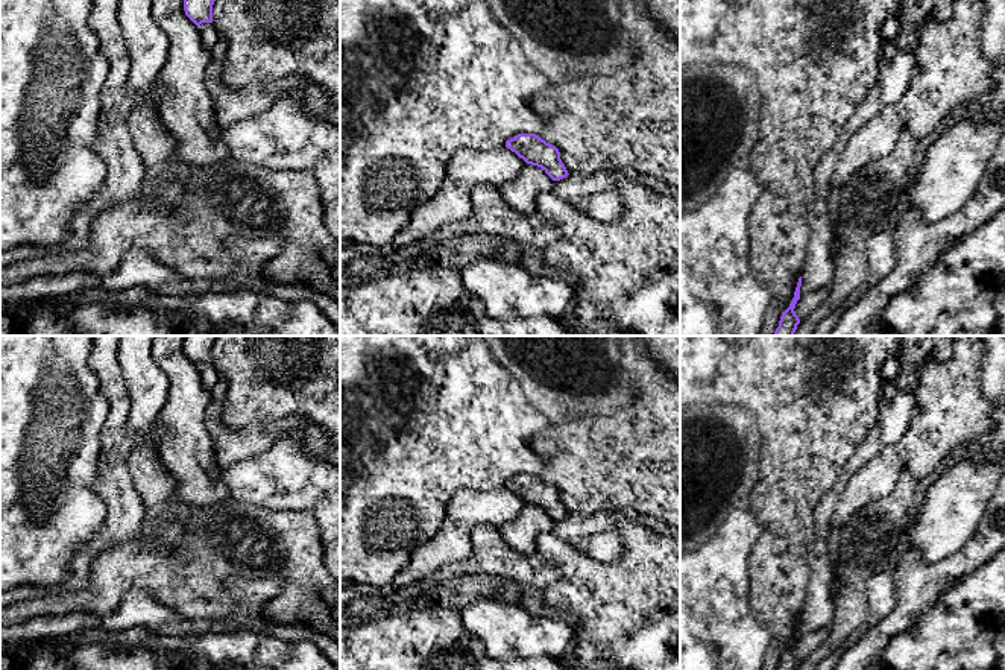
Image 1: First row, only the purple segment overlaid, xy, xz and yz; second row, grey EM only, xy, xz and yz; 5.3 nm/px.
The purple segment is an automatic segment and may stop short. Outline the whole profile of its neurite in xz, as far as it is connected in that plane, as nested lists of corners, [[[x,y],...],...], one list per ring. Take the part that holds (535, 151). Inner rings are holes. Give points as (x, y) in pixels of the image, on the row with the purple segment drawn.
[[[518,134],[506,141],[506,147],[527,164],[540,167],[553,181],[560,181],[569,175],[560,160],[559,149],[536,134]]]

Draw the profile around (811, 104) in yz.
[[[680,0],[680,53],[706,40],[700,59],[747,67],[762,99],[759,141],[748,169],[764,184],[748,219],[748,266],[755,280],[771,293],[771,304],[759,336],[773,336],[789,307],[805,269],[809,225],[806,214],[815,199],[814,170],[846,131],[868,90],[877,84],[882,61],[882,24],[894,18],[899,0]]]

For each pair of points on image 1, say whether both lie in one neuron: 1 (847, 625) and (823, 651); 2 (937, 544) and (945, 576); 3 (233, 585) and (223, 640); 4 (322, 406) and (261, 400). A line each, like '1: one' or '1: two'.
1: one
2: two
3: two
4: one

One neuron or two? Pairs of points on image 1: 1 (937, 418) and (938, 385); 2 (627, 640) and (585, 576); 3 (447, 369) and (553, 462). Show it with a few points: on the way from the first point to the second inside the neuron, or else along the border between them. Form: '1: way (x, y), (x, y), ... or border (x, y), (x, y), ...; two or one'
1: border (917, 406), (973, 409); two
2: way (627, 625), (627, 619), (600, 591); one
3: border (539, 456), (544, 468); two

